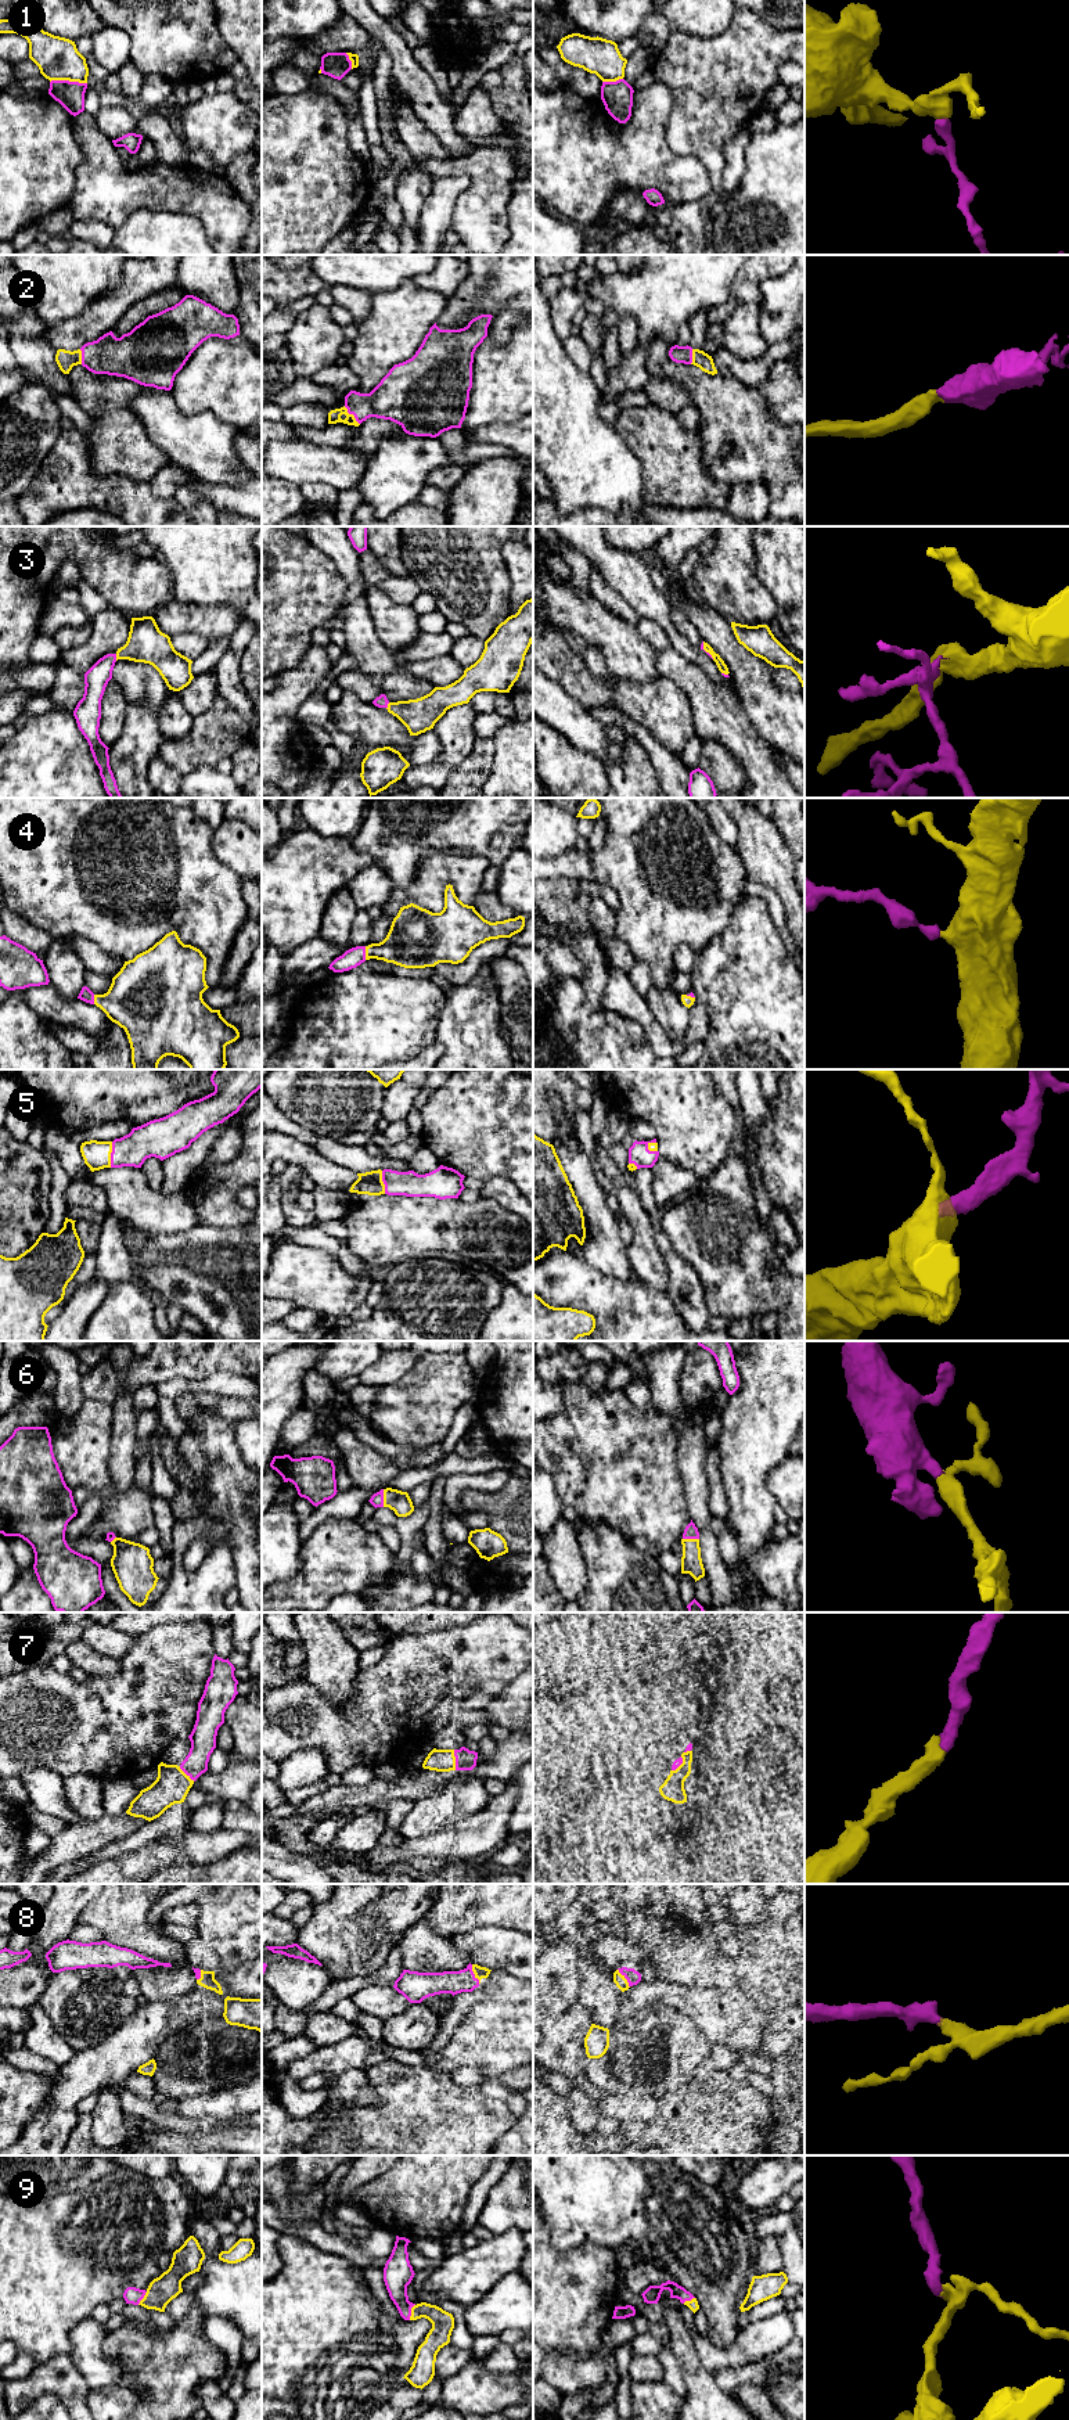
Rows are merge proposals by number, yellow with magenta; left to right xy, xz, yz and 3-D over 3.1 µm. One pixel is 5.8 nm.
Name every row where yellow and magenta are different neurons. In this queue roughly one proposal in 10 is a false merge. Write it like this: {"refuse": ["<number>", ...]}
{"refuse": ["1"]}

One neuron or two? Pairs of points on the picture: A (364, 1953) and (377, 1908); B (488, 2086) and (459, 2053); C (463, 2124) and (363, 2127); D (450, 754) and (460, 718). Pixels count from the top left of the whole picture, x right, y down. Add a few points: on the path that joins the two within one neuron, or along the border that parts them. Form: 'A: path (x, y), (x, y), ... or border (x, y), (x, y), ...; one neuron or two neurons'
A: border (375, 1898), (367, 1909), (395, 1941); two neurons
B: border (486, 2077), (495, 2078); two neurons
C: path (438, 2127), (388, 2127); one neuron
D: path (456, 745), (456, 726); one neuron

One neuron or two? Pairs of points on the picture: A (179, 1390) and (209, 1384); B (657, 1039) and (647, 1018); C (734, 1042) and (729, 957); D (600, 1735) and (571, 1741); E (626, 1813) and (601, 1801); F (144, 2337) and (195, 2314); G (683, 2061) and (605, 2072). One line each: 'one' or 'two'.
A: one
B: one
C: one
D: one
E: one
F: one
G: one

